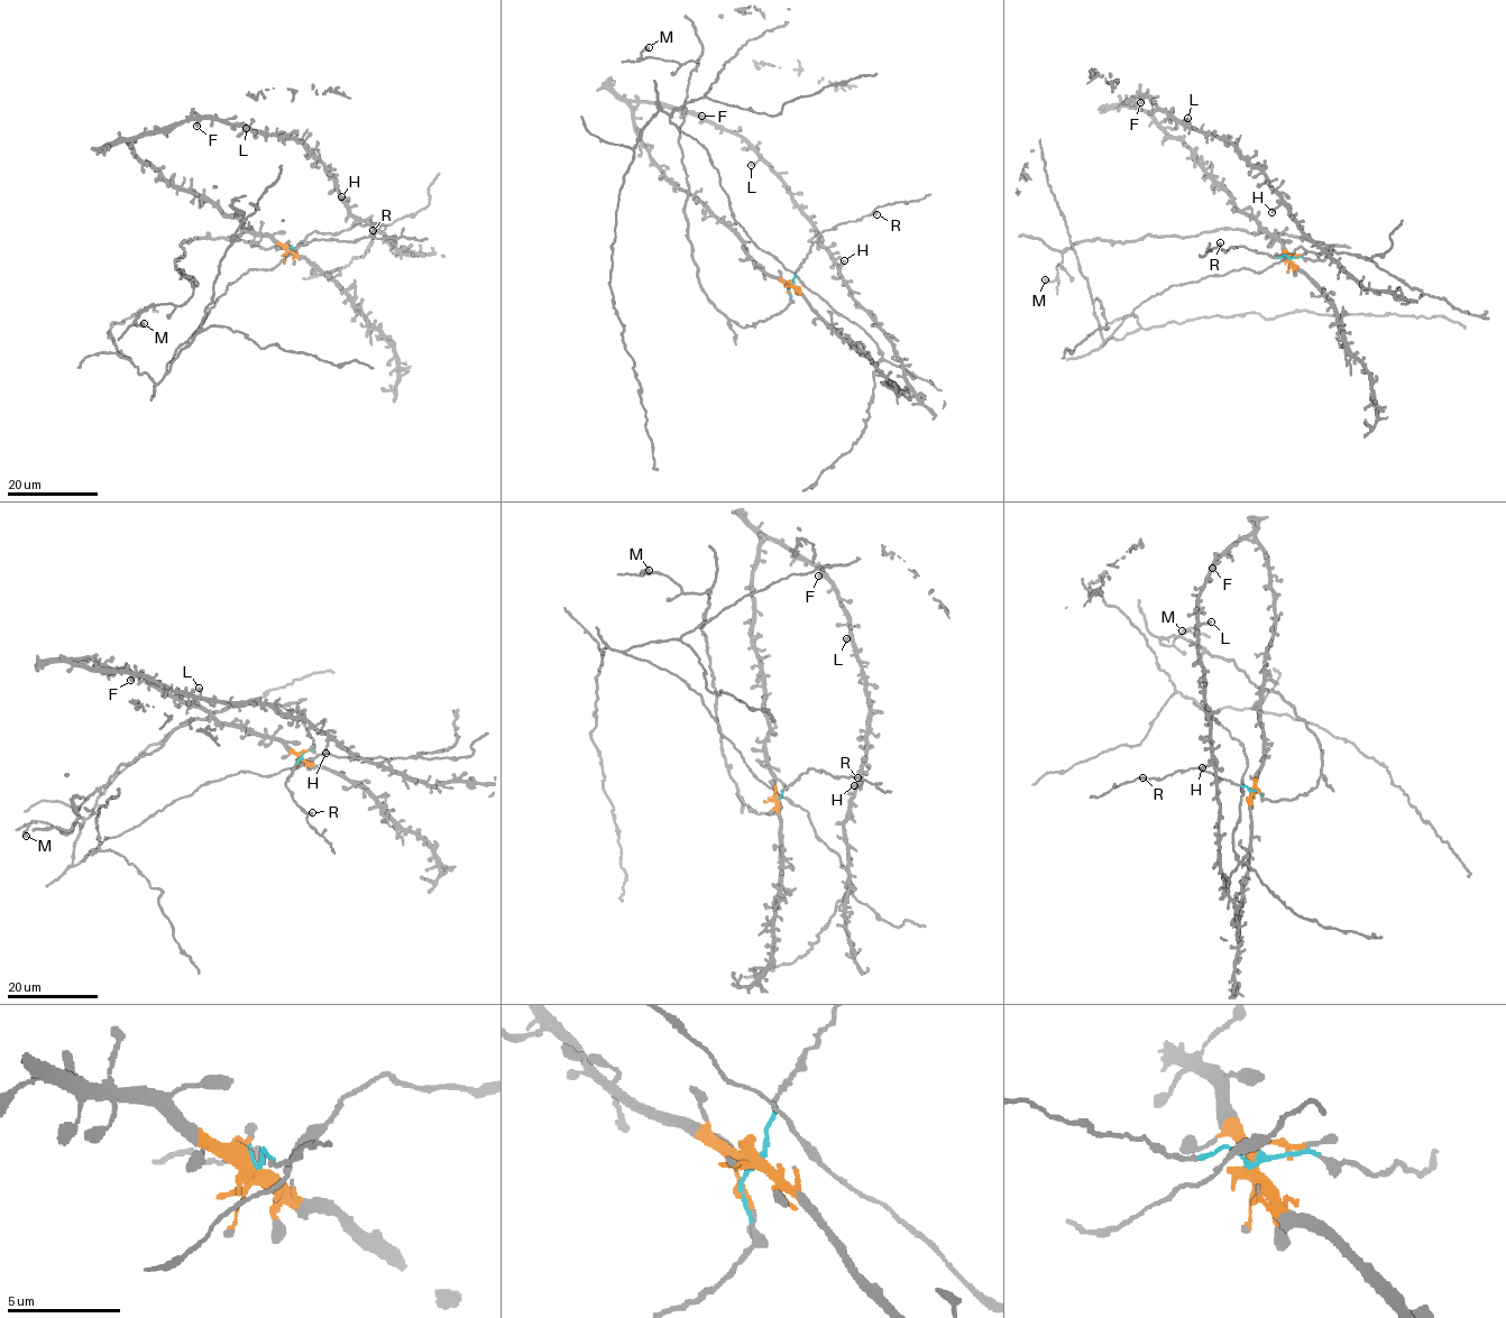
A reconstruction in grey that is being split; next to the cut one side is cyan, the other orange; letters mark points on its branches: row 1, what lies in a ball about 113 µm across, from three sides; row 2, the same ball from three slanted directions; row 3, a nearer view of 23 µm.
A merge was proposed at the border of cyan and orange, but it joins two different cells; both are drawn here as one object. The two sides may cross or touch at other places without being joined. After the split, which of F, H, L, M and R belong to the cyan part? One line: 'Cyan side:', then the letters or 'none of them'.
Cyan side: M, R

